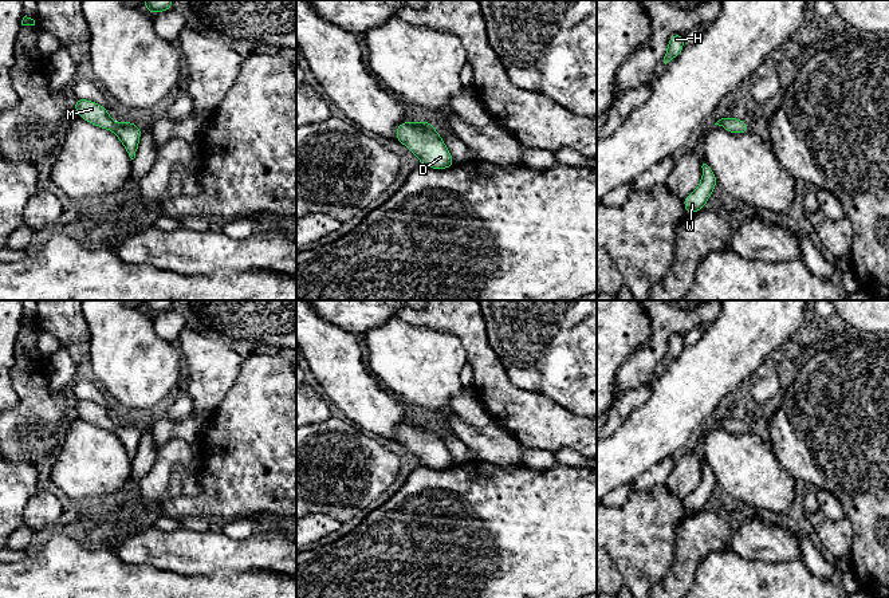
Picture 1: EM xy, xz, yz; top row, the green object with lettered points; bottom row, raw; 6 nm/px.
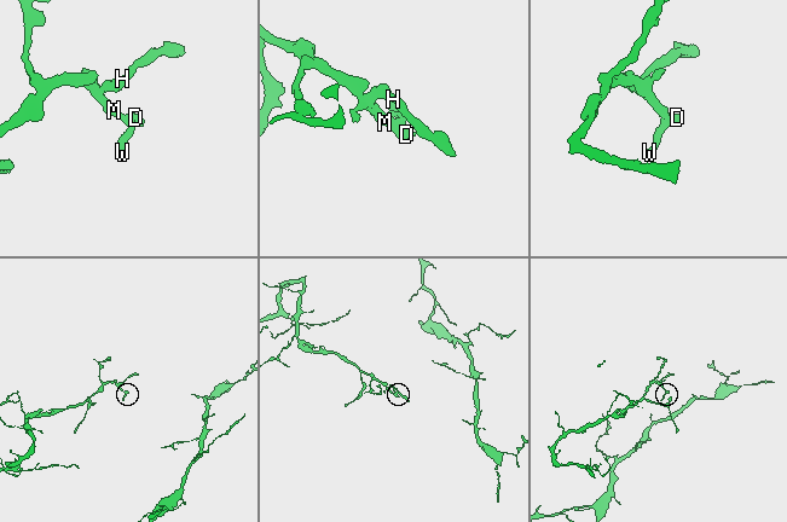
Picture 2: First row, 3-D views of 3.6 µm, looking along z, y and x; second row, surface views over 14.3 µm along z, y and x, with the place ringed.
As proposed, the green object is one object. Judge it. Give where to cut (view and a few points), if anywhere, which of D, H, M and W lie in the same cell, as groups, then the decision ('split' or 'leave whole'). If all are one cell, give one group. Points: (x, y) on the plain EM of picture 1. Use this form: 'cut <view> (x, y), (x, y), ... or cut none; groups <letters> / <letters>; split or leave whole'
cut none; groups D H M W; leave whole

